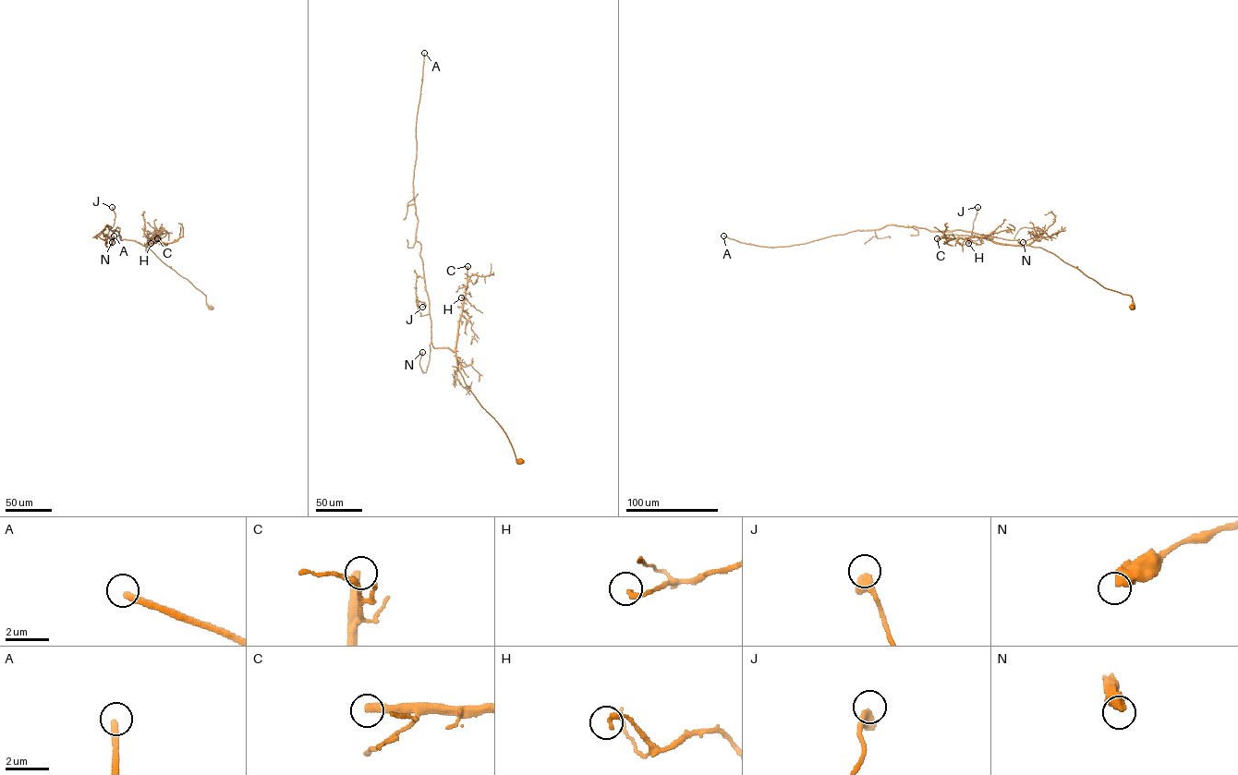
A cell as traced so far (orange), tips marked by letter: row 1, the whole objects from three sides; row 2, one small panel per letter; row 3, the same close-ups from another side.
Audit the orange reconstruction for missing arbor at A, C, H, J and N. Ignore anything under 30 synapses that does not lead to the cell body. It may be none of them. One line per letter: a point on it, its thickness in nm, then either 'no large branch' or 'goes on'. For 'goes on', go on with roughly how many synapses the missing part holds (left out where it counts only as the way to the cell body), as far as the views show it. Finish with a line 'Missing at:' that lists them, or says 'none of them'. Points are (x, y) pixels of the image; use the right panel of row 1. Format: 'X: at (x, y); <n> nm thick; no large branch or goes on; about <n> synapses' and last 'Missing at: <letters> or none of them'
A: at (723, 236); 280 nm thick; goes on; about 170 synapses
C: at (937, 238); 380 nm thick; goes on; about 70 synapses
H: at (968, 243); 240 nm thick; no large branch
J: at (977, 207); 440 nm thick; no large branch
N: at (1023, 242); 550 nm thick; no large branch
Missing at: A, C

